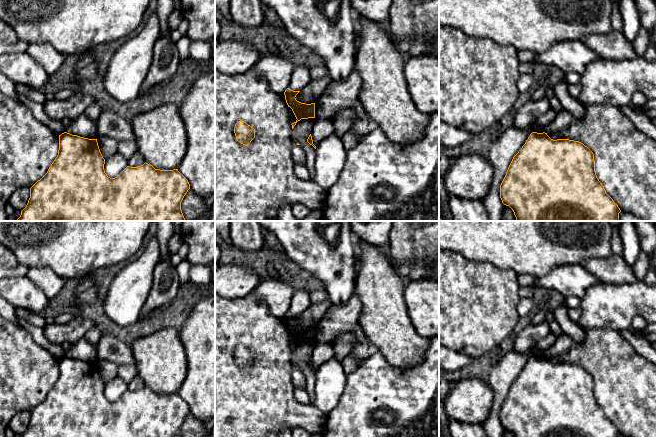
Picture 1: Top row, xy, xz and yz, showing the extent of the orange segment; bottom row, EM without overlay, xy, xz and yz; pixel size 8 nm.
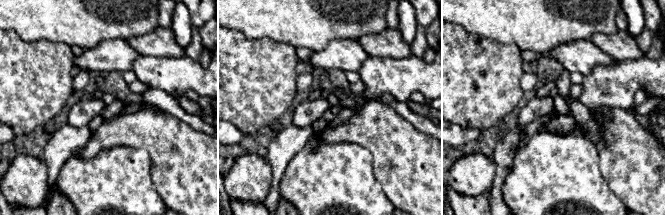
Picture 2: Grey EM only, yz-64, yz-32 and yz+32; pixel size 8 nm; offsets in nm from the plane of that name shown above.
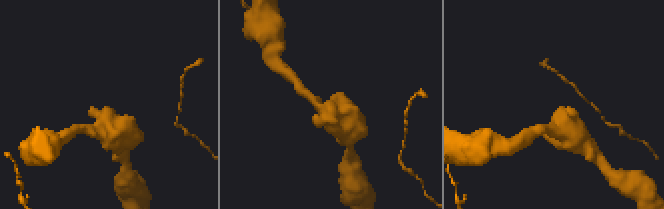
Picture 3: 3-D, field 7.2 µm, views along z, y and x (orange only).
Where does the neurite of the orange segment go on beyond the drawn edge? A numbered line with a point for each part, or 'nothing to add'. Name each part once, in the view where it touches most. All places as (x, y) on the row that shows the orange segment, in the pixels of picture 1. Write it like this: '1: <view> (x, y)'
nothing to add

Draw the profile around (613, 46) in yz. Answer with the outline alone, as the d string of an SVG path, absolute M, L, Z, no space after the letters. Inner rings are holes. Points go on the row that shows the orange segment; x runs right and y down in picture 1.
M613 30L608 34L592 34L582 42L594 53L607 60L631 60L638 56L633 43L624 37L622 31Z

